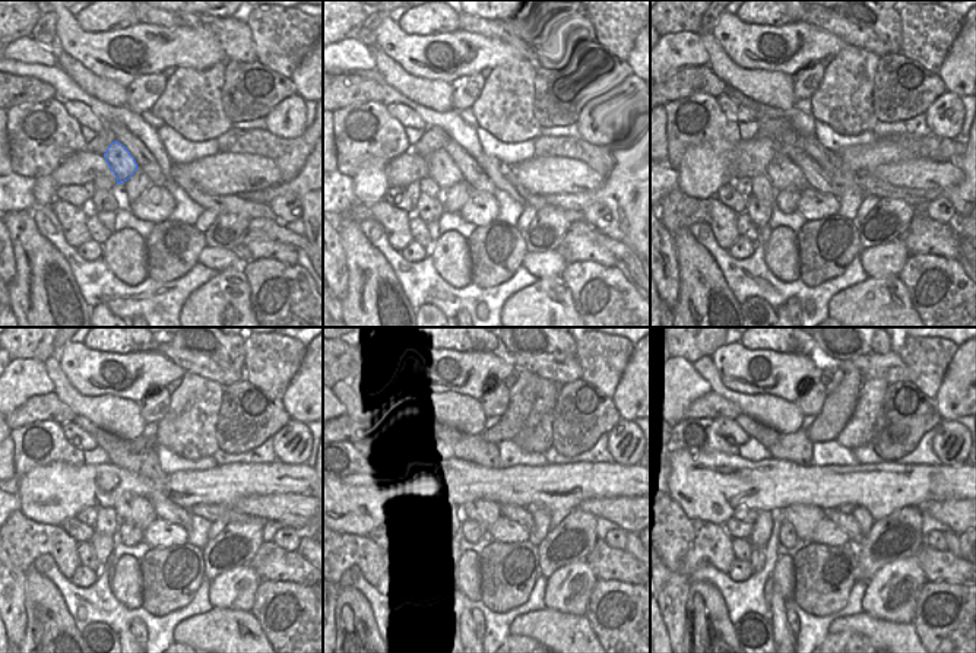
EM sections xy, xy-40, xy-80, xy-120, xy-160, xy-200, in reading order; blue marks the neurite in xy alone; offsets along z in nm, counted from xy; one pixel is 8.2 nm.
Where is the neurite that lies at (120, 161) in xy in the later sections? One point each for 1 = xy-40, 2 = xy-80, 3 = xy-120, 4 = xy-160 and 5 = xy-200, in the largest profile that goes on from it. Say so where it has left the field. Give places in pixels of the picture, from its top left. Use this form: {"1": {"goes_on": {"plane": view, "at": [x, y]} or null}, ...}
{"1": {"goes_on": {"plane": "xy-40", "at": [443, 168]}}, "2": {"goes_on": {"plane": "xy-80", "at": [782, 173]}}, "3": {"goes_on": {"plane": "xy-120", "at": [138, 510]}}, "4": {"goes_on": {"plane": "xy-160", "at": [474, 516]}}, "5": {"goes_on": {"plane": "xy-200", "at": [804, 517]}}}

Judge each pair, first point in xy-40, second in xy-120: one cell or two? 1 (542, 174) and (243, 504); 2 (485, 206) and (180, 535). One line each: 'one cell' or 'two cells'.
1: one cell
2: one cell

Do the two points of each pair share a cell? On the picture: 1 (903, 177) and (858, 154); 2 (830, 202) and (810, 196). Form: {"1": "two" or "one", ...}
{"1": "two", "2": "one"}

